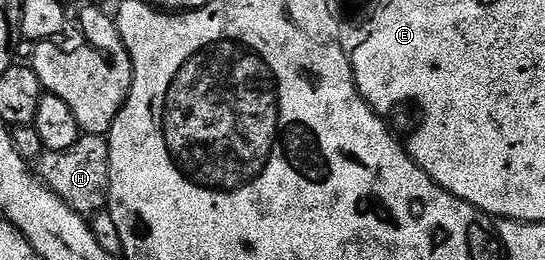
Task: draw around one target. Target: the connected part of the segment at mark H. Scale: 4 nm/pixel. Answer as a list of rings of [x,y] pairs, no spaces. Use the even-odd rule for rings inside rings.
[[[83,134],[73,146],[69,146],[69,150],[44,151],[37,161],[37,172],[48,188],[84,217],[90,218],[96,212],[102,212],[107,208],[107,187],[109,186],[107,136]]]

